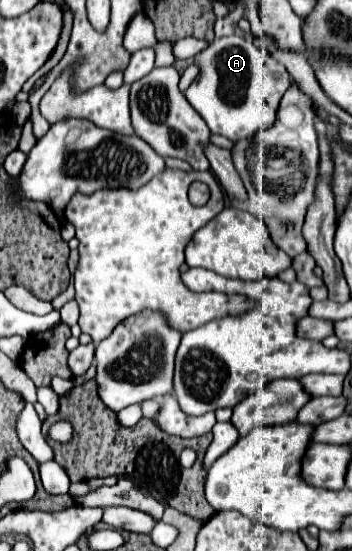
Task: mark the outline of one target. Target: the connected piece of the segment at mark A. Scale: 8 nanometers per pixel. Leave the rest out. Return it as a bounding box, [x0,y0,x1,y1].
[185,34,289,142]

